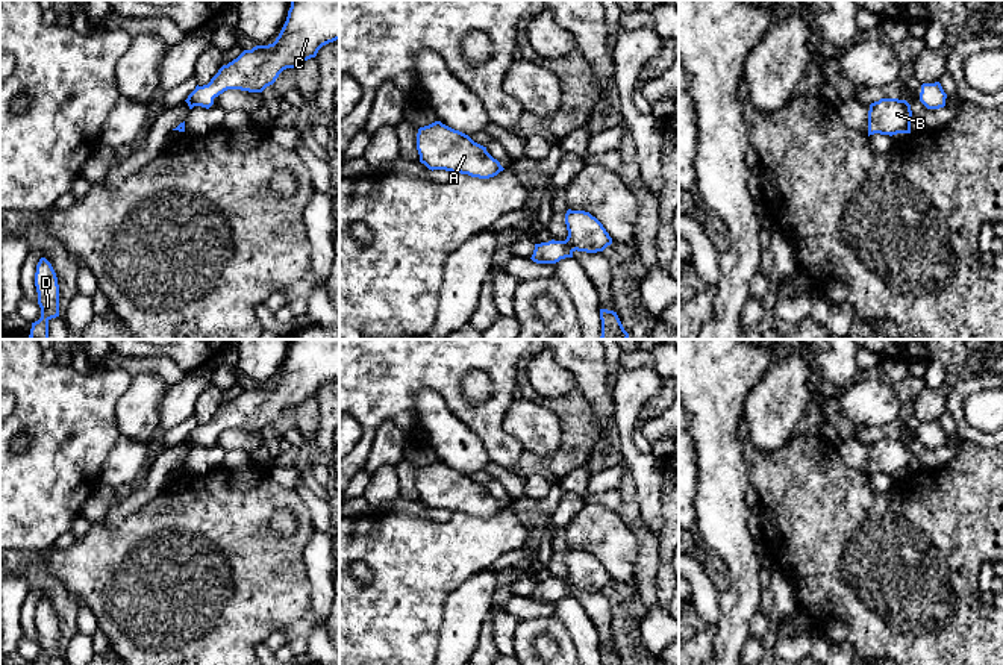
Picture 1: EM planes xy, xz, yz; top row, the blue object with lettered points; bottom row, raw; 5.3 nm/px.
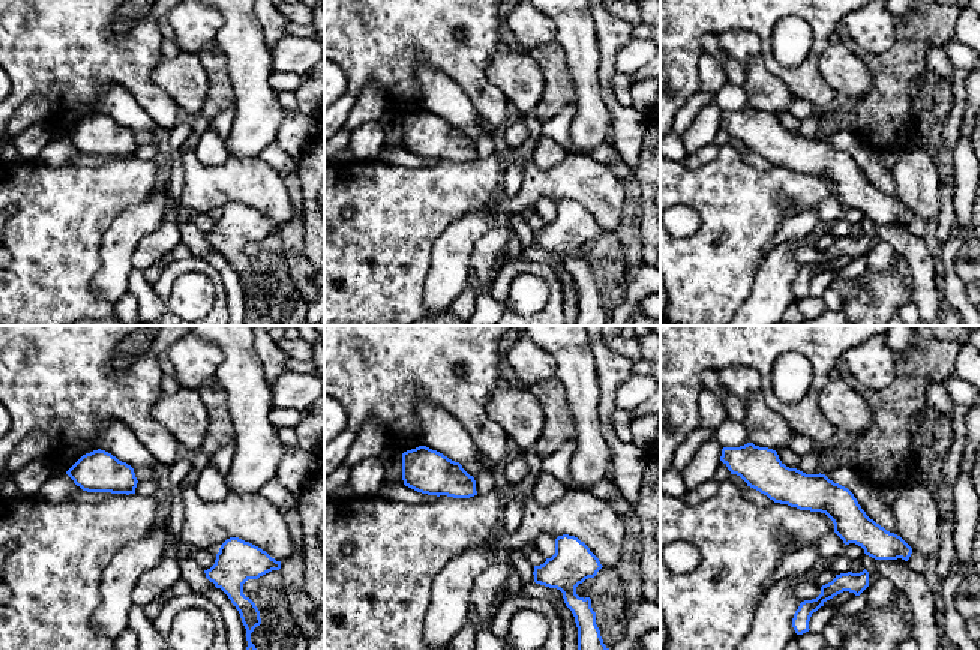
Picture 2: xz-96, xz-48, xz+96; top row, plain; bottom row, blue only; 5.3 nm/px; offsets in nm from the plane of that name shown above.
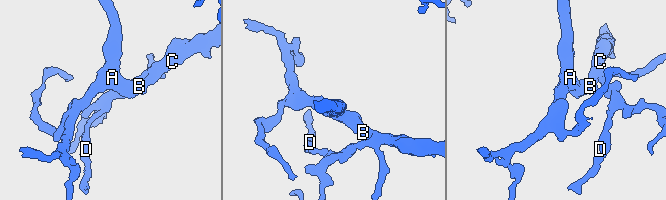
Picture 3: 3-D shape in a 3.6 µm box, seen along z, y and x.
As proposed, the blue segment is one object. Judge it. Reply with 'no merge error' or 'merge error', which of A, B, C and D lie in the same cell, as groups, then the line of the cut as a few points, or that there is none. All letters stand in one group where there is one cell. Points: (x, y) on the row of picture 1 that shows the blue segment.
no merge error; groups A B C D; cut none

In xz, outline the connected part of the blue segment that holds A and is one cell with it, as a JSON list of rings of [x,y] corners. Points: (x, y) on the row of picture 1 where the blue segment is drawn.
[[[441,121],[420,127],[417,133],[420,162],[429,170],[445,170],[471,177],[489,179],[505,168],[486,147],[474,142],[468,135]]]

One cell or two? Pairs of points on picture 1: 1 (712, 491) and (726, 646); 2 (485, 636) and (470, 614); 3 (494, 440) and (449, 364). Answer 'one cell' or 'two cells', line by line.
1: one cell
2: two cells
3: one cell

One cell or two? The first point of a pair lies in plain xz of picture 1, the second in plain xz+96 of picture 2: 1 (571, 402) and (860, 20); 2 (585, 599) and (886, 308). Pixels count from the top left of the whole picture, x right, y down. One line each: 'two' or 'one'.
1: two
2: two

